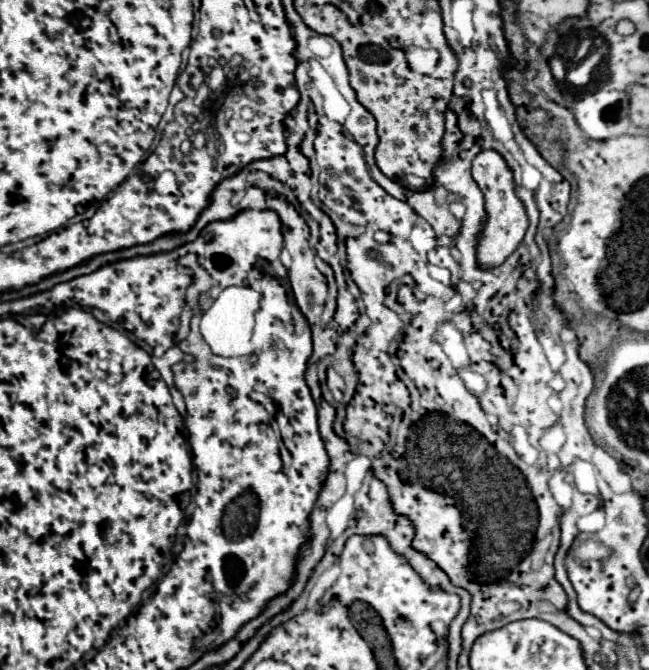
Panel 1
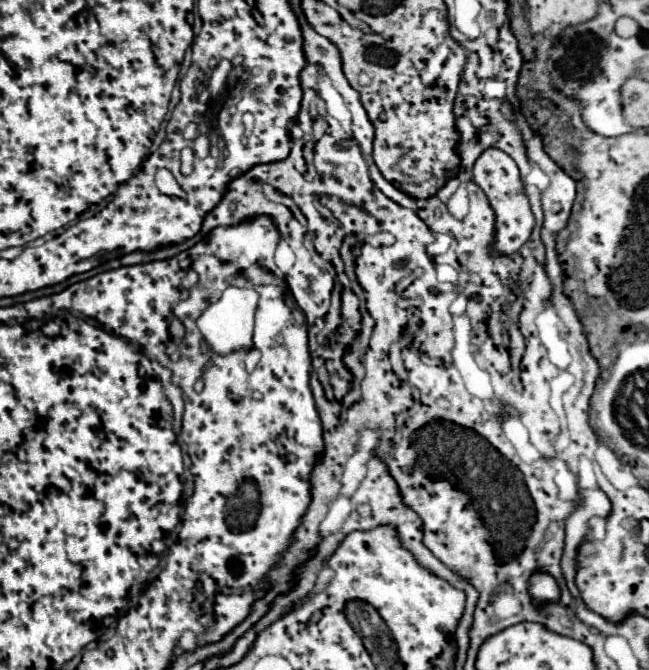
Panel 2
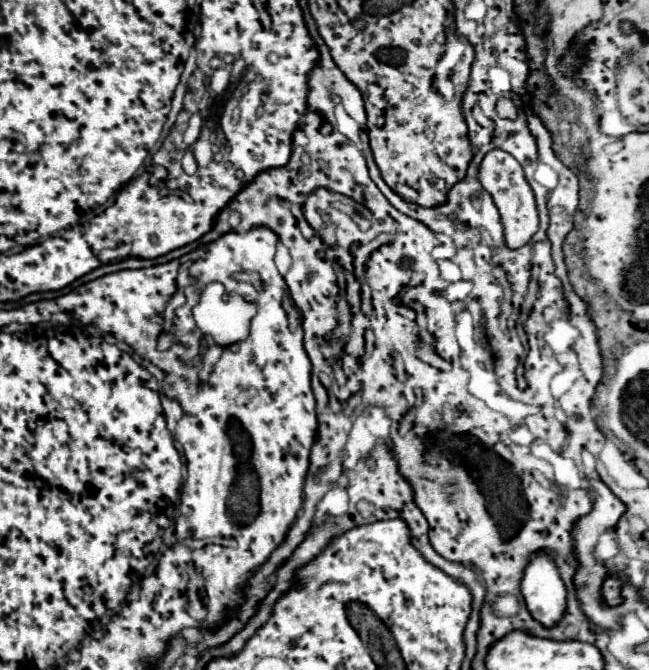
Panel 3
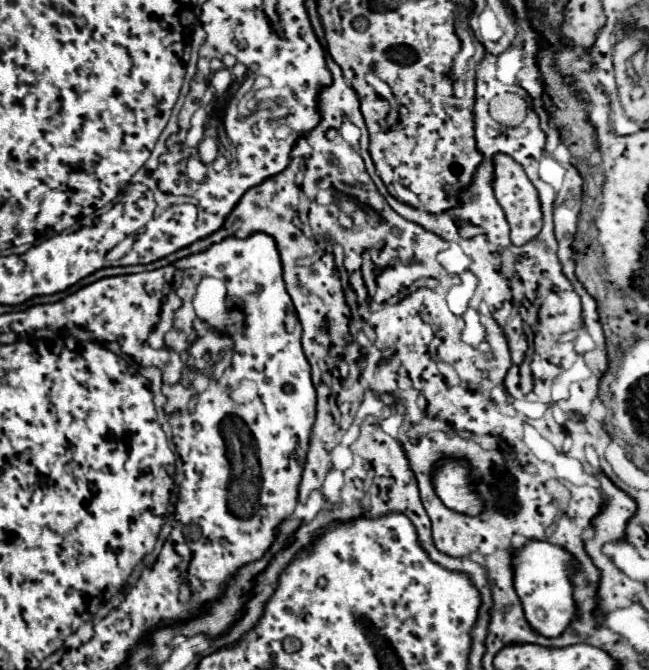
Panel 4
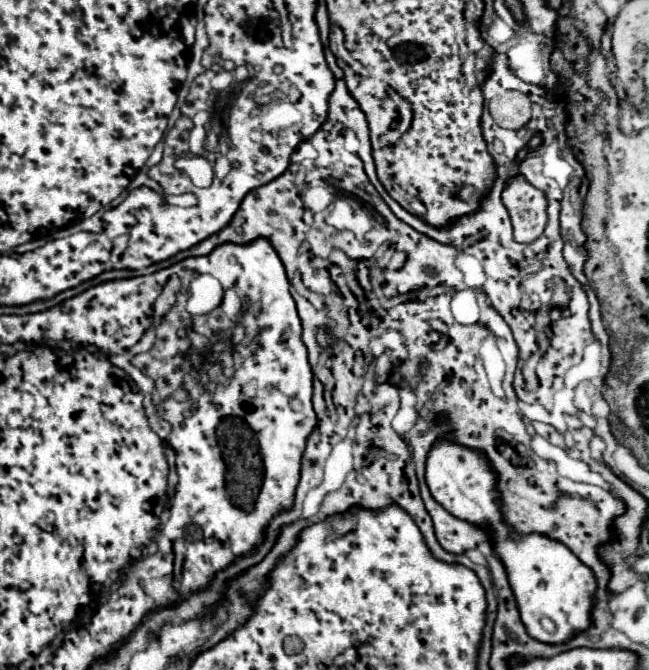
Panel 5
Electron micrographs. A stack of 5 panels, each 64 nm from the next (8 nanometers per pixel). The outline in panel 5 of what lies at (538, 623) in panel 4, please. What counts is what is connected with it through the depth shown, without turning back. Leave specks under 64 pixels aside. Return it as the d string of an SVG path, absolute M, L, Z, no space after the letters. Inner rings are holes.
M438 438L432 444L426 460L426 484L434 500L452 516L468 520L490 534L492 548L506 568L526 632L544 644L564 644L592 624L592 596L596 596L594 572L586 564L580 564L570 548L558 540L536 532L514 540L512 528L502 516L496 482L498 472L494 472L484 452L456 444L452 438Z

